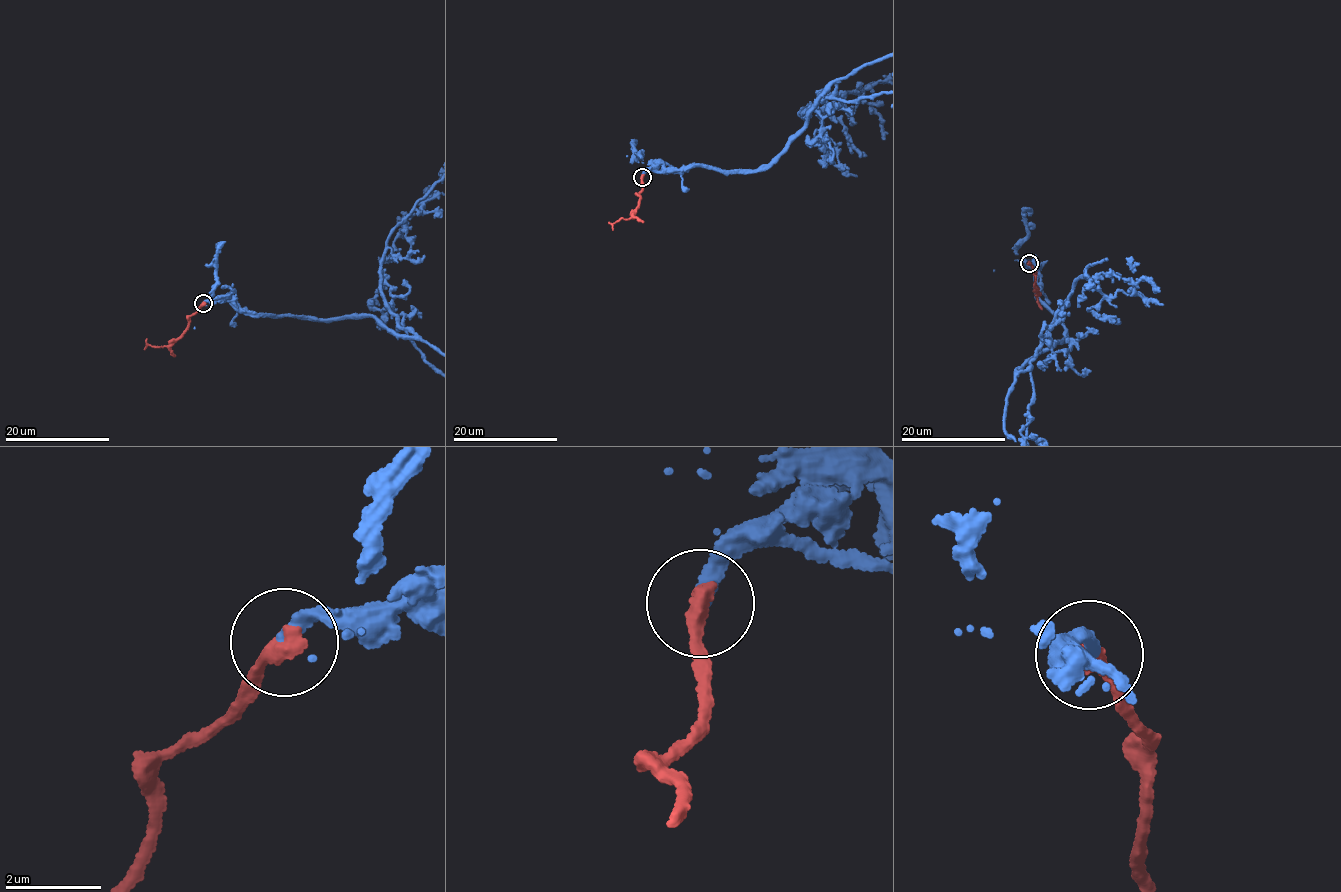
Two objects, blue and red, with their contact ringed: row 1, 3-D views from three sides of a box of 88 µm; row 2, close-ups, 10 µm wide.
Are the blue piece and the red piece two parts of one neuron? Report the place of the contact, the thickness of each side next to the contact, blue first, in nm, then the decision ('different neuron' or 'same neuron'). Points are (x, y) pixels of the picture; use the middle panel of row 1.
place (642, 177); calibres 280 and 400 nm; same neuron

